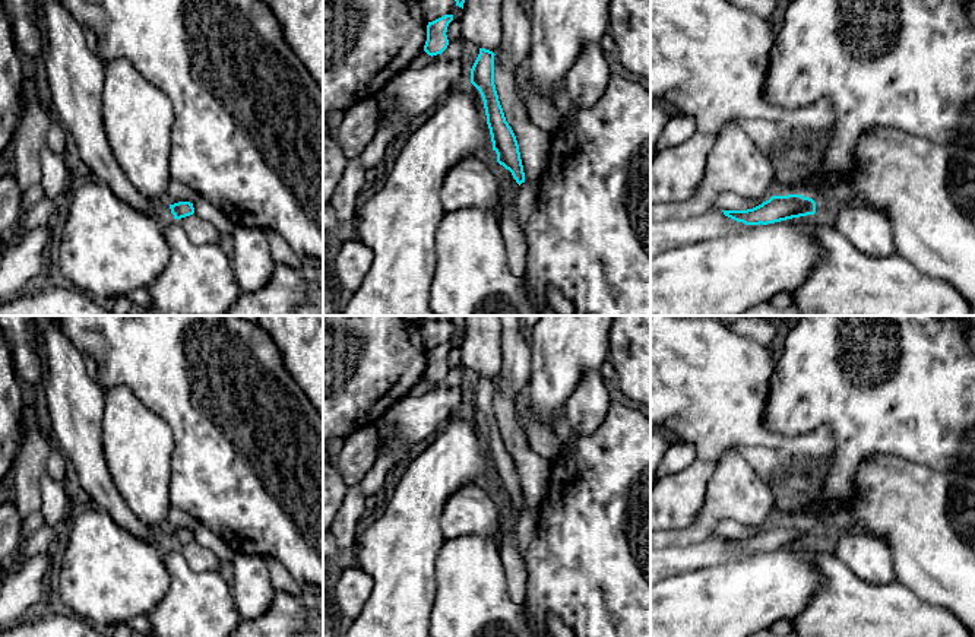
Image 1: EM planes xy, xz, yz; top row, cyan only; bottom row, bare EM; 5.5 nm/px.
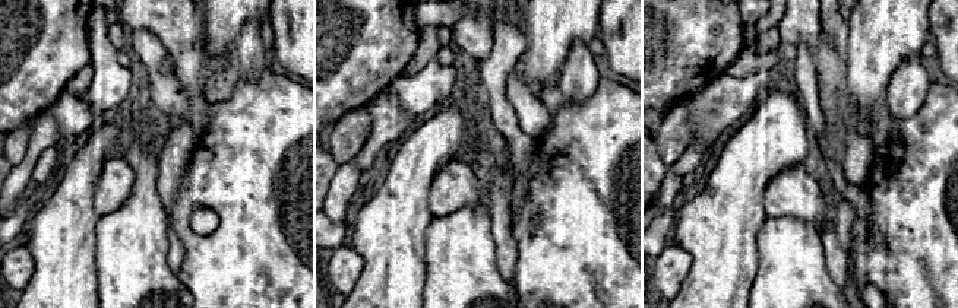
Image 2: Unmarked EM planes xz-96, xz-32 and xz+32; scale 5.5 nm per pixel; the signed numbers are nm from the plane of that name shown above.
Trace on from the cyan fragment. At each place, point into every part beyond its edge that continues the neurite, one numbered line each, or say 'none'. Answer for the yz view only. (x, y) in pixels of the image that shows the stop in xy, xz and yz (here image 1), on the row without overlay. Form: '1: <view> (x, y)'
none

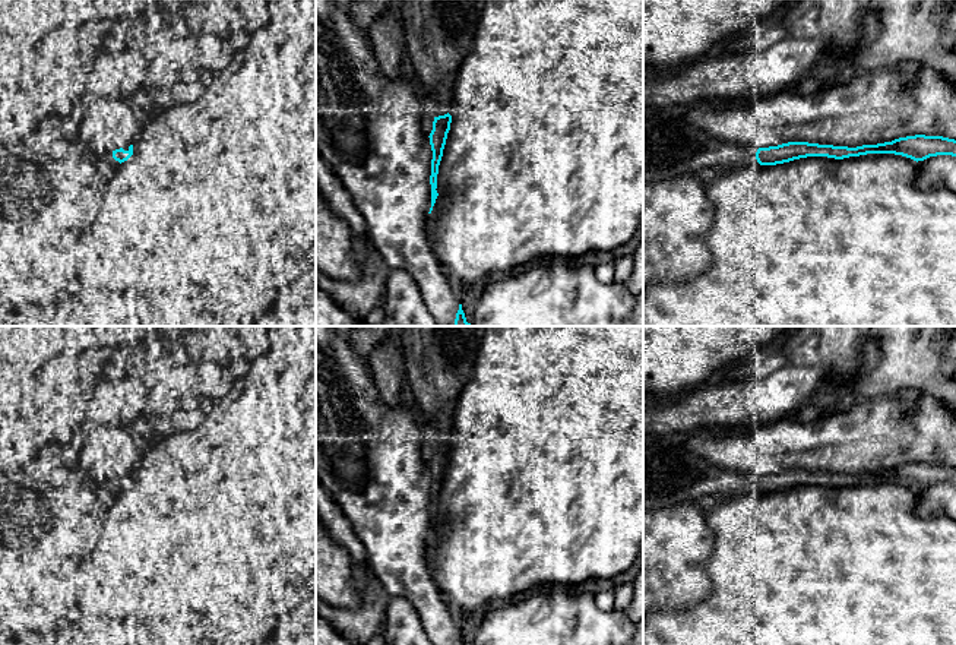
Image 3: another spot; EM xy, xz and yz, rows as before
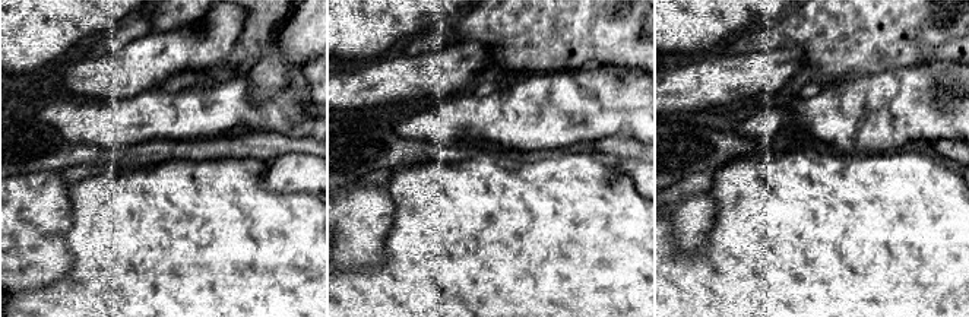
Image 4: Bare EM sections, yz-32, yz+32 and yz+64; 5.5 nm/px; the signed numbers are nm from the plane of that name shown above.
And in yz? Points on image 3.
1: yz (673, 474)

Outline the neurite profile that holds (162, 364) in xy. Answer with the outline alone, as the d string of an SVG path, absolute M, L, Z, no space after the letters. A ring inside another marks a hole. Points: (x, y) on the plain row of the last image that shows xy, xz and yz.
M164 326L140 347L126 350L126 376L148 388L149 411L164 417L178 410L205 408L196 369L180 326Z

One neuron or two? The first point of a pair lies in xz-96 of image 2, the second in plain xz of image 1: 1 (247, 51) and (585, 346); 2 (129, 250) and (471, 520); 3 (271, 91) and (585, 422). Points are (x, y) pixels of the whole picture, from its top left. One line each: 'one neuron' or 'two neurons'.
1: two neurons
2: two neurons
3: two neurons

